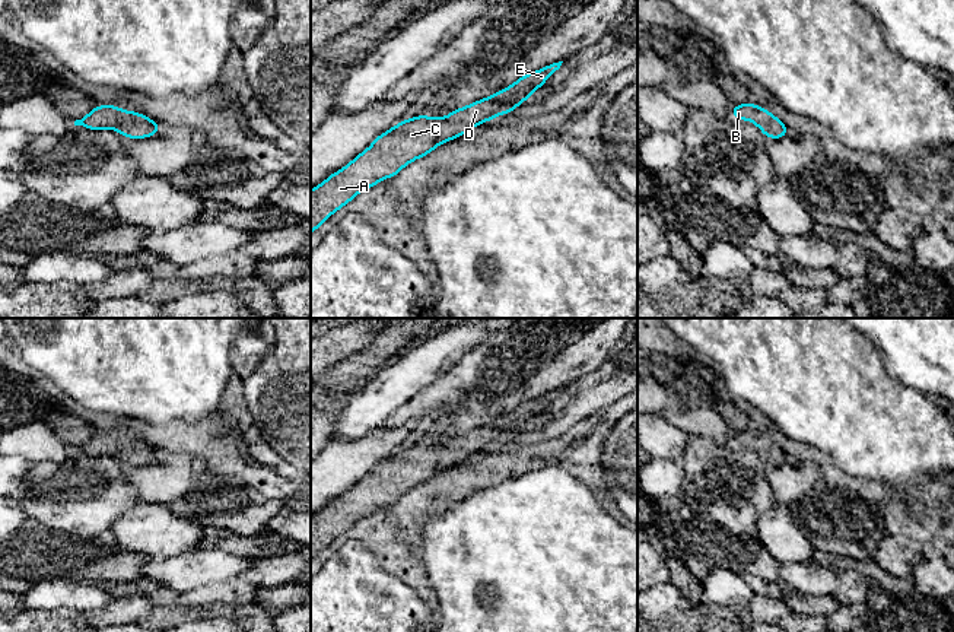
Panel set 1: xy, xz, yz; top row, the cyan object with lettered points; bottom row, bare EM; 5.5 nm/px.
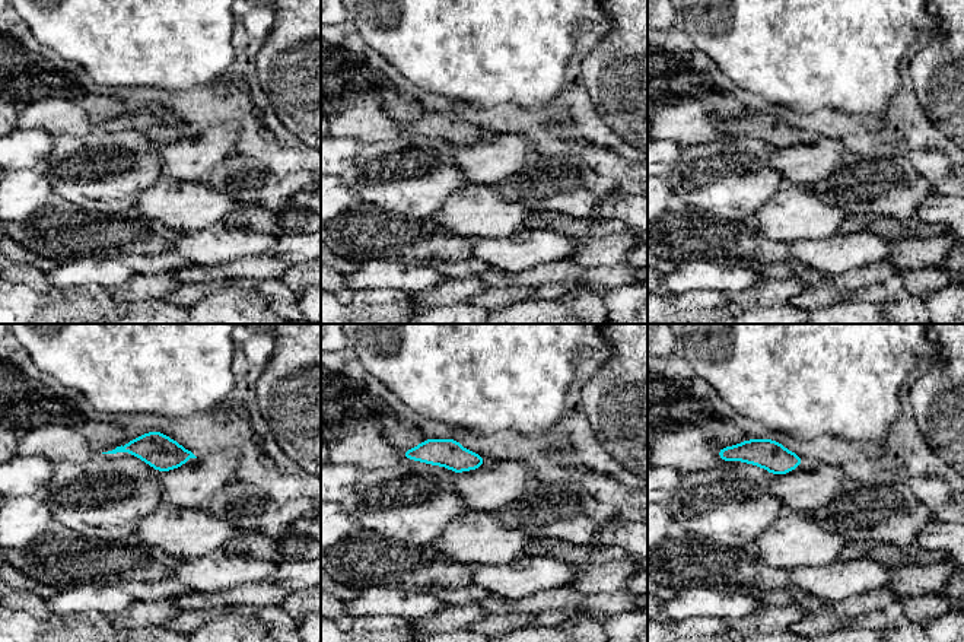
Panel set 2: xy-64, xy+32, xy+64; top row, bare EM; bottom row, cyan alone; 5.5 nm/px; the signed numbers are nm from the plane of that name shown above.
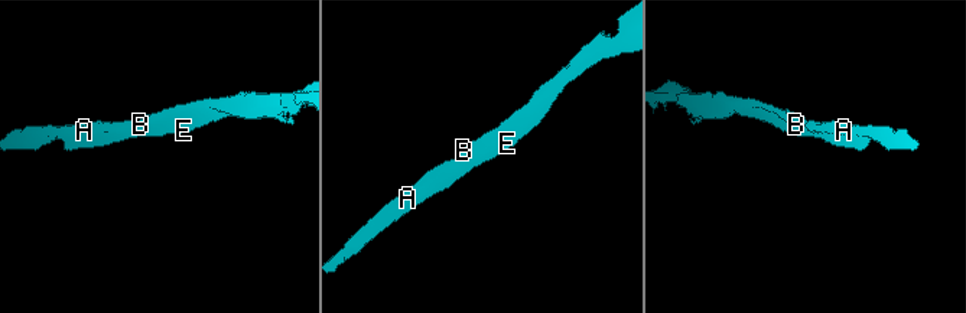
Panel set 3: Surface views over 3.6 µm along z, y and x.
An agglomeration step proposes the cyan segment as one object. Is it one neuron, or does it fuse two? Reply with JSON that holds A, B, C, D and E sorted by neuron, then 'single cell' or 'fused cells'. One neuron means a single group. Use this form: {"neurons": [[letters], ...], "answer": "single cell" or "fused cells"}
{"neurons": [["A", "B", "C", "D", "E"]], "answer": "single cell"}

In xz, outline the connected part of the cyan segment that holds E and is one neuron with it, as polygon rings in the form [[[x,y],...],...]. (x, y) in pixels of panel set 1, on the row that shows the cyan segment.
[[[562,63],[525,74],[489,98],[451,111],[445,118],[417,115],[378,136],[366,150],[311,190],[311,234],[360,191],[395,177],[406,165],[429,155],[439,144],[513,111],[541,88]]]

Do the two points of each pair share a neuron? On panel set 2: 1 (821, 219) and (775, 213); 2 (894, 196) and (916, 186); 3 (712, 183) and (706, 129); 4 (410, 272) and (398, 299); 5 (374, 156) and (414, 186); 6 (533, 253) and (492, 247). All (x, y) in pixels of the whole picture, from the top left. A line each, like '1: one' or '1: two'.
1: one
2: one
3: two
4: two
5: one
6: one

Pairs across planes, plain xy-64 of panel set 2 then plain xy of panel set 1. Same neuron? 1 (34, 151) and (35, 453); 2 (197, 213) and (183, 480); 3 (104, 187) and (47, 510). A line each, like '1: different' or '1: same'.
1: different
2: different
3: same

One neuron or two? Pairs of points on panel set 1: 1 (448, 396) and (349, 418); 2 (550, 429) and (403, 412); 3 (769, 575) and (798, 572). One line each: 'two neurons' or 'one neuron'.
1: two neurons
2: two neurons
3: two neurons

